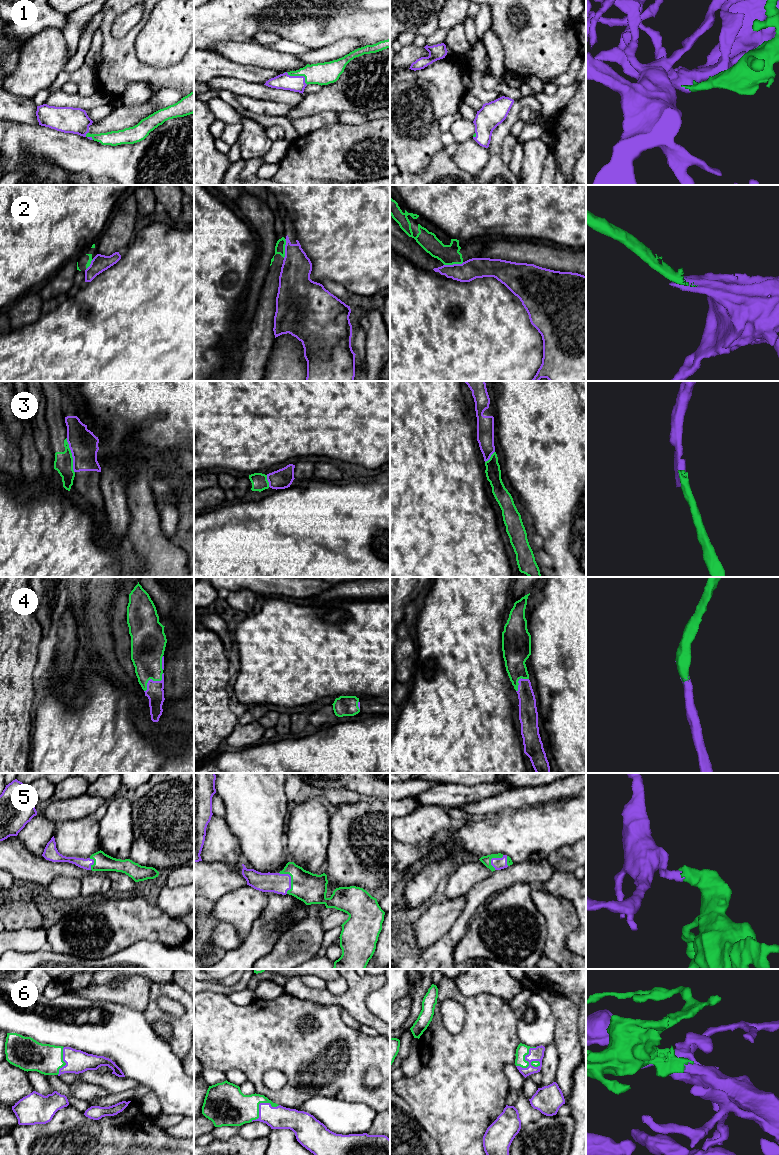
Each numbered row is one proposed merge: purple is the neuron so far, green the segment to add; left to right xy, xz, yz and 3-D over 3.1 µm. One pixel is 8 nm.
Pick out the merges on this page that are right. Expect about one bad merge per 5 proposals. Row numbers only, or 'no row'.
1, 4, 5, 6

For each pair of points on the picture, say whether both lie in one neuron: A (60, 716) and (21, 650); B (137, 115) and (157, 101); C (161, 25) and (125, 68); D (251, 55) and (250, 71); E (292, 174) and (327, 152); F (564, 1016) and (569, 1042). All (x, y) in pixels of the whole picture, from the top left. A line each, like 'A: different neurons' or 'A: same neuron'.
A: different neurons
B: different neurons
C: different neurons
D: different neurons
E: same neuron
F: same neuron

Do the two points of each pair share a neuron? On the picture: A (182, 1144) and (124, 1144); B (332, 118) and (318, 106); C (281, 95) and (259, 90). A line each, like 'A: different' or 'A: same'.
A: same
B: different
C: same

